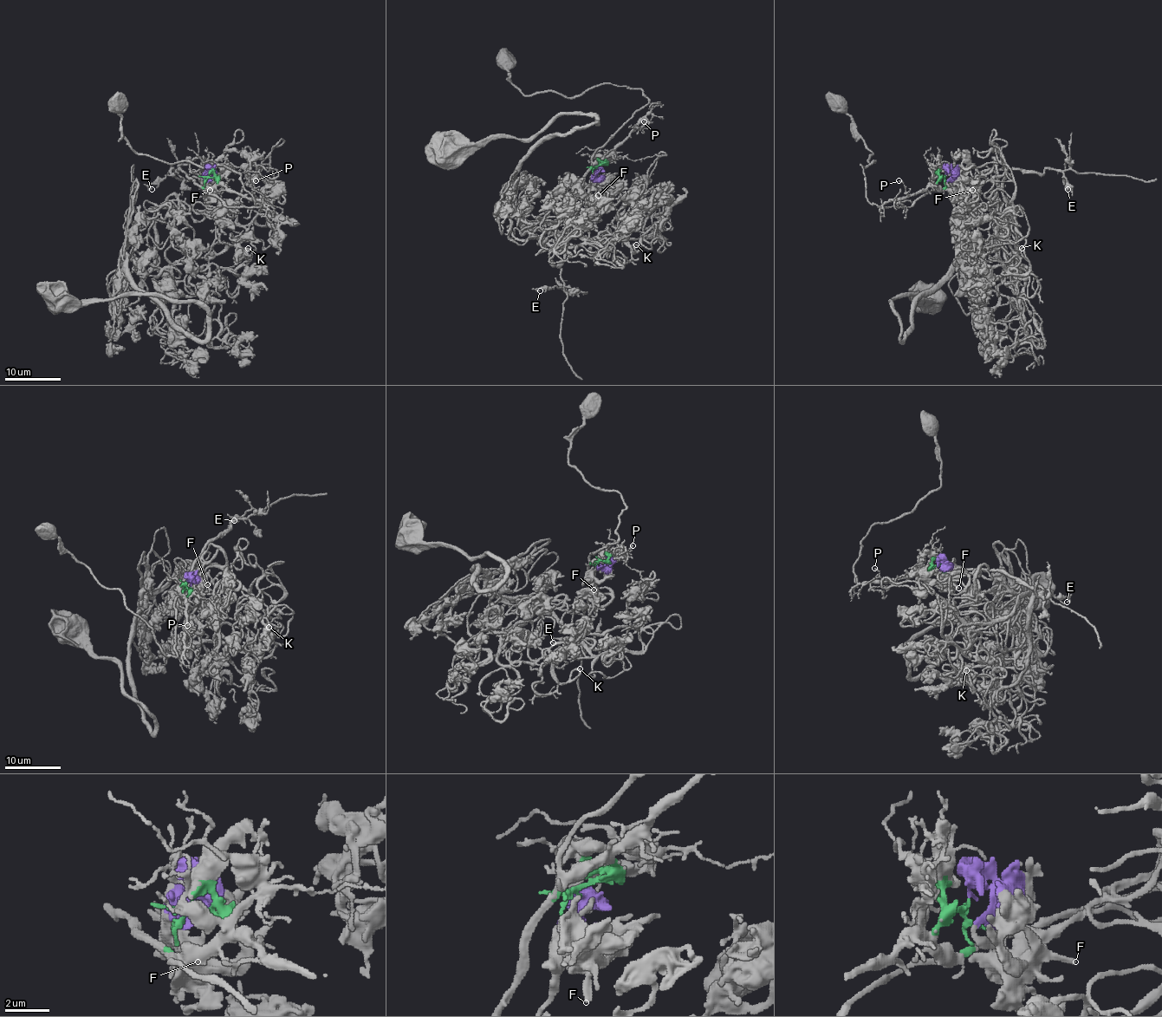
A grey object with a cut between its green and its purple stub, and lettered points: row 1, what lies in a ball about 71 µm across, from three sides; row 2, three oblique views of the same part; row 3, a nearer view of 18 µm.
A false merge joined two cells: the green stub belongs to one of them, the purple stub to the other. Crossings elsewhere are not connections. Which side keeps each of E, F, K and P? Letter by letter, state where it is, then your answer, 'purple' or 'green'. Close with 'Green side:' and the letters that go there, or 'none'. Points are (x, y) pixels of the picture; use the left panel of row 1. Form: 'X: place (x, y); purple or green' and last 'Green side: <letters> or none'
E: place (152, 189); green
F: place (210, 190); purple
K: place (248, 248); purple
P: place (256, 180); green
Green side: E, P

